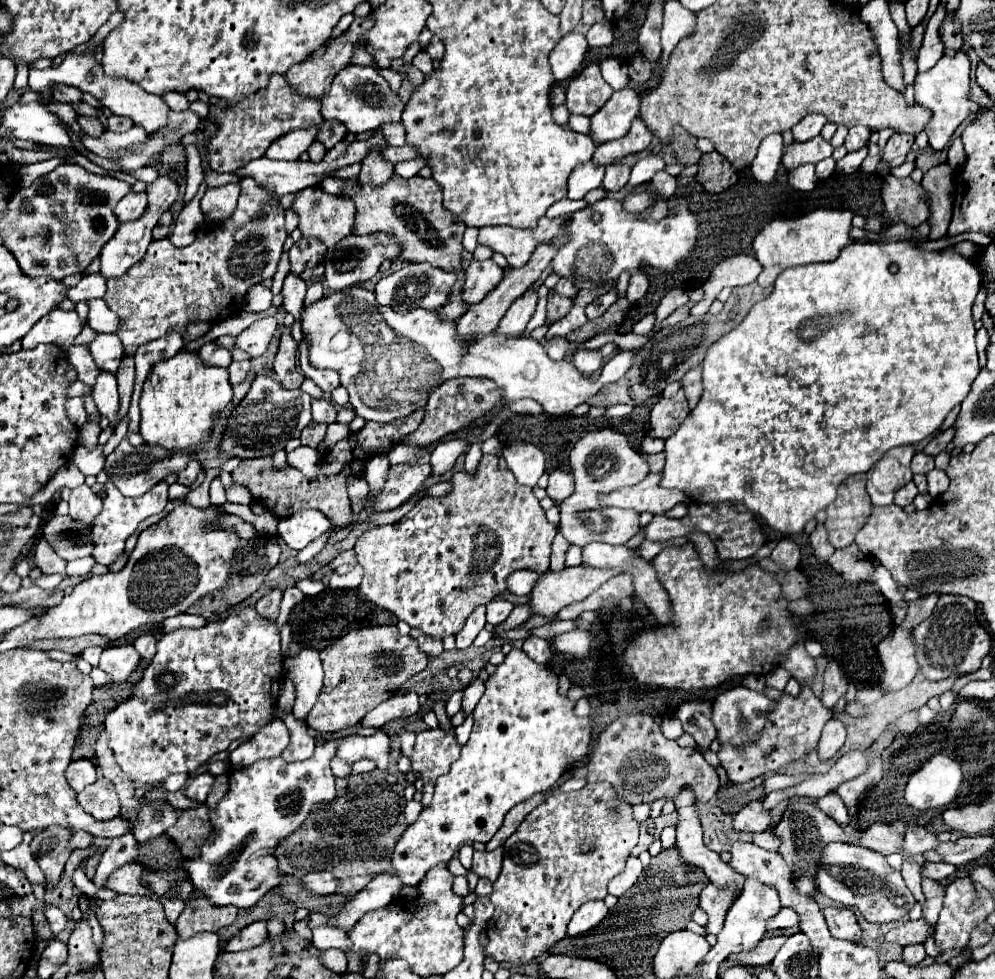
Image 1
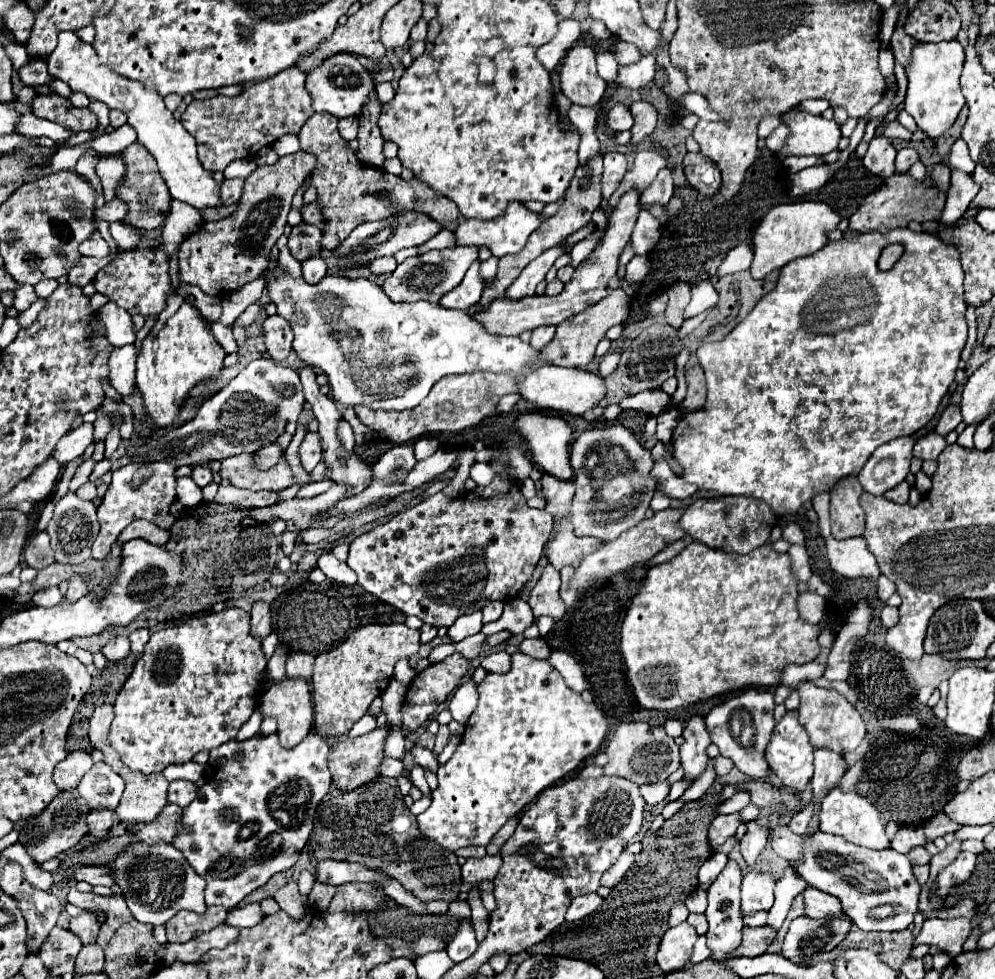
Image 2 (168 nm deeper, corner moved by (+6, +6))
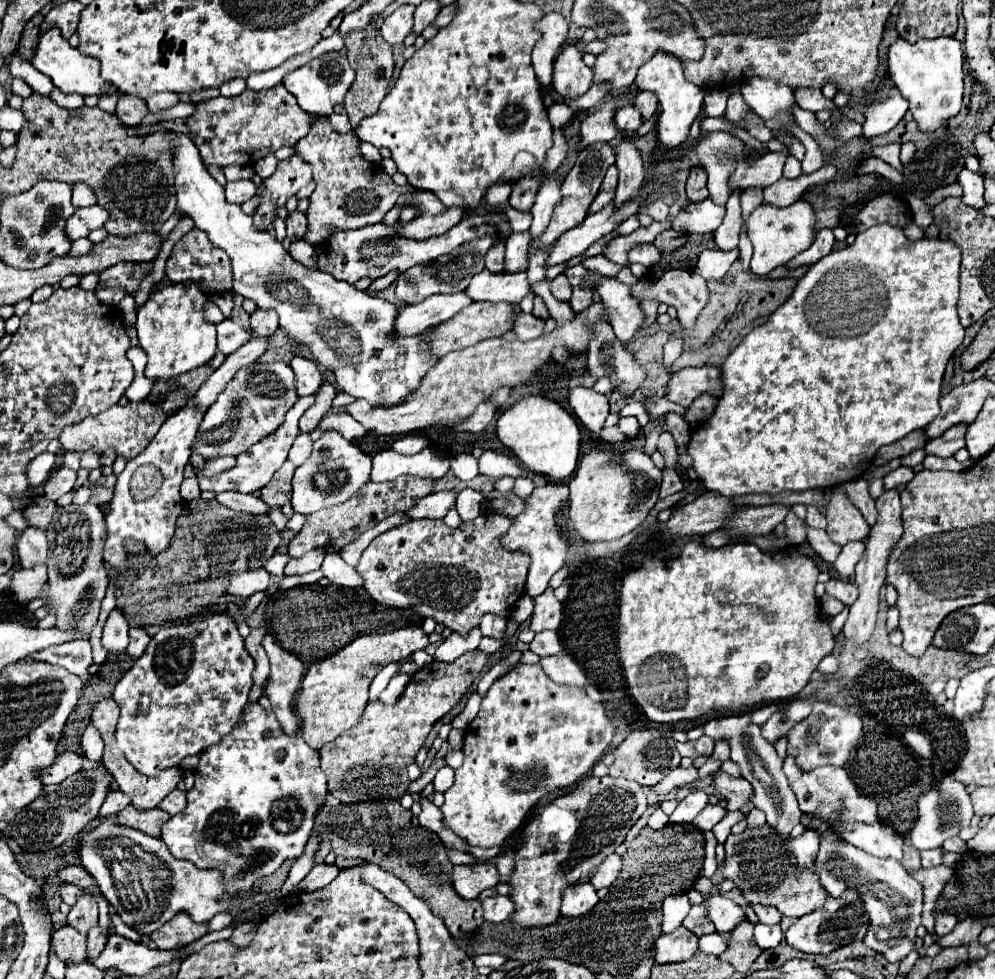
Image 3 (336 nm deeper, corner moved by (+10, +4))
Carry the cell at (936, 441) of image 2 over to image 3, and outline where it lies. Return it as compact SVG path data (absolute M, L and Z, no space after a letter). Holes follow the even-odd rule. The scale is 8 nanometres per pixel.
M961 424L961 426L953 426L949 428L943 436L935 438L935 440L929 440L925 444L925 452L927 454L935 454L935 456L941 456L941 458L949 458L949 456L955 456L957 450L965 448L965 434L967 434L967 428L969 424Z

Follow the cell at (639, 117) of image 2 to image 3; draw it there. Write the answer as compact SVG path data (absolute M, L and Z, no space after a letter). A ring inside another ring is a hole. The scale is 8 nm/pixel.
M639 92L635 98L635 108L643 114L643 120L649 120L657 110L657 96L653 92Z

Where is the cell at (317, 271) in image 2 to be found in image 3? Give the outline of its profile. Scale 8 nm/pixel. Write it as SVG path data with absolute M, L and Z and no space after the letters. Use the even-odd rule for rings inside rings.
M305 240L291 242L289 254L291 254L293 258L297 258L297 260L299 260L303 266L307 266L307 268L315 268L315 264L317 264L315 248L313 248L309 242L305 242Z

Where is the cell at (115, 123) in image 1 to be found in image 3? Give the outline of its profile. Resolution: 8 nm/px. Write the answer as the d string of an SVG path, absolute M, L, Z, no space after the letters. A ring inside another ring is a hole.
M121 96L117 102L115 114L127 126L139 126L141 120L147 116L147 104L139 96Z

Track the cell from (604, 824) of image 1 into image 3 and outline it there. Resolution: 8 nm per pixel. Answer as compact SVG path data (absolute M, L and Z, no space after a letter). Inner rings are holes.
M585 776L577 782L577 788L565 796L559 796L553 804L567 808L579 820L579 830L569 842L545 842L539 844L539 826L531 822L523 830L521 844L515 852L515 872L511 876L513 892L509 898L515 900L517 912L513 922L519 926L547 926L559 918L563 890L571 884L589 882L593 870L623 844L629 828L641 818L647 808L647 788L625 780L625 778L595 778Z

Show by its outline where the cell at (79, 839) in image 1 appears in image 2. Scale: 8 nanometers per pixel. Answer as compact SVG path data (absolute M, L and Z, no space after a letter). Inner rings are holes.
M91 810L87 814L87 820L85 822L89 826L89 830L87 830L89 836L103 838L109 832L111 824L113 824L113 812L111 810Z

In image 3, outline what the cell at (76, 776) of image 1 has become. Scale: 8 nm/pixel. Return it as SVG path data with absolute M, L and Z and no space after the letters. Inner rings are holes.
M65 752L57 756L51 766L39 770L39 778L43 784L61 784L65 778L79 772L81 764L83 764L83 756L75 752Z

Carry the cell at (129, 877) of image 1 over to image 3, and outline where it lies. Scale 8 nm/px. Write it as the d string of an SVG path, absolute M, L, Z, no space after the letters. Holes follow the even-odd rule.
M77 864L59 868L57 876L59 876L61 882L75 884L75 886L79 886L79 888L83 888L83 890L87 890L87 888L91 888L91 886L95 884L95 880L89 876L89 872L85 872L85 868L83 868L83 866L77 866Z

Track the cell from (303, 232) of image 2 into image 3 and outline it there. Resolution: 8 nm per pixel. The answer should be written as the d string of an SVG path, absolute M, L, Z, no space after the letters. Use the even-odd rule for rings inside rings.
M299 210L291 212L291 214L287 216L285 222L287 222L287 236L289 236L291 242L301 240L301 238L305 236L305 230L307 230L307 218L305 218L303 212L299 212Z

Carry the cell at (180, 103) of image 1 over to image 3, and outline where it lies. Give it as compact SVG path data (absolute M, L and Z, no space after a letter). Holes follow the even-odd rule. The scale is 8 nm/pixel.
M163 92L163 94L153 94L153 96L149 96L149 100L147 100L147 106L149 106L149 110L151 110L151 112L155 112L155 110L173 108L177 102L179 102L177 94Z

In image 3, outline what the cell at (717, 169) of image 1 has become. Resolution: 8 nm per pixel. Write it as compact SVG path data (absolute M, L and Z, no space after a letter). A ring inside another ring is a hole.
M693 168L687 178L687 196L691 202L701 202L709 196L707 192L707 172L701 168Z

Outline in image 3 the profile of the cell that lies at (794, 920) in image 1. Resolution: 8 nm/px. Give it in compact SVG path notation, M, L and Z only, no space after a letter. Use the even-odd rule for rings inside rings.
M717 892L707 896L705 914L707 914L707 920L713 922L713 926L719 934L731 932L745 918L741 906L737 906L733 900L729 900Z

